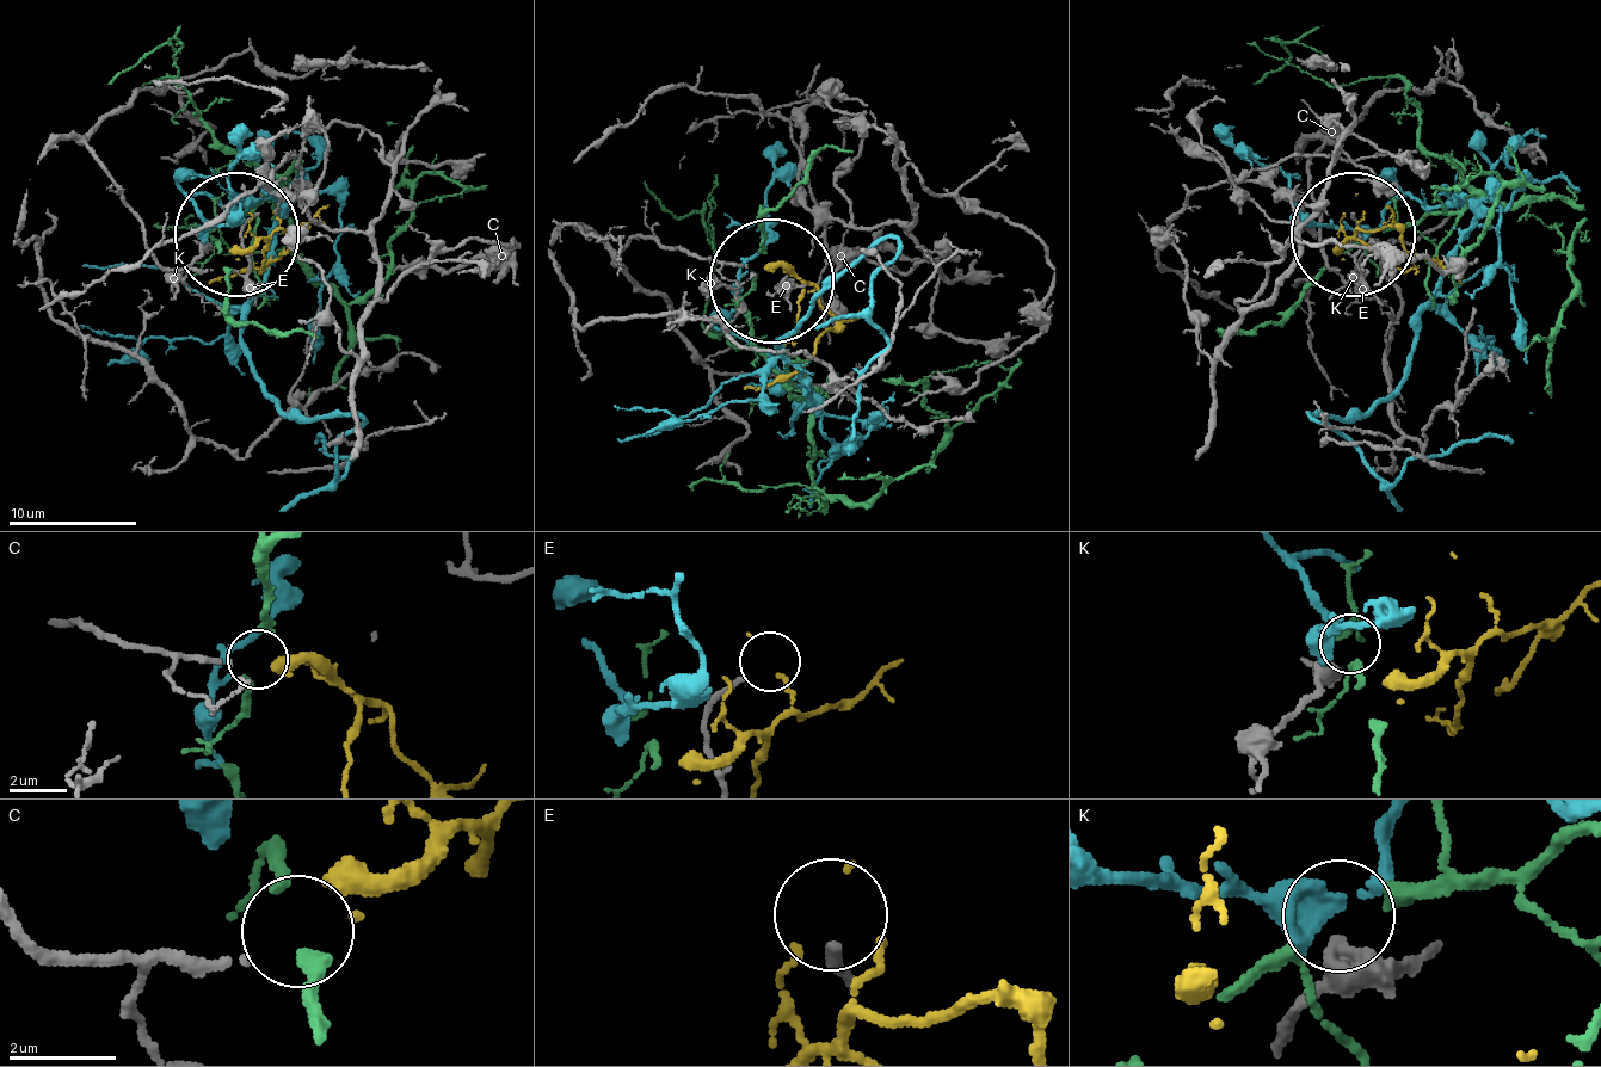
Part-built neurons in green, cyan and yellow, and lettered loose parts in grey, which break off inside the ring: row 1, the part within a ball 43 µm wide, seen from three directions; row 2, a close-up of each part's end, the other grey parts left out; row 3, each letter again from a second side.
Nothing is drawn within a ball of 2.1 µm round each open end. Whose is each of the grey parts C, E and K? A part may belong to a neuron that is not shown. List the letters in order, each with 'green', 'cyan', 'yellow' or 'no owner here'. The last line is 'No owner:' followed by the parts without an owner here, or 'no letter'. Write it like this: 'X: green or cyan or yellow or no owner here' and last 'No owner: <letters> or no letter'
C: yellow
E: no owner here
K: no owner here
No owner: E, K

